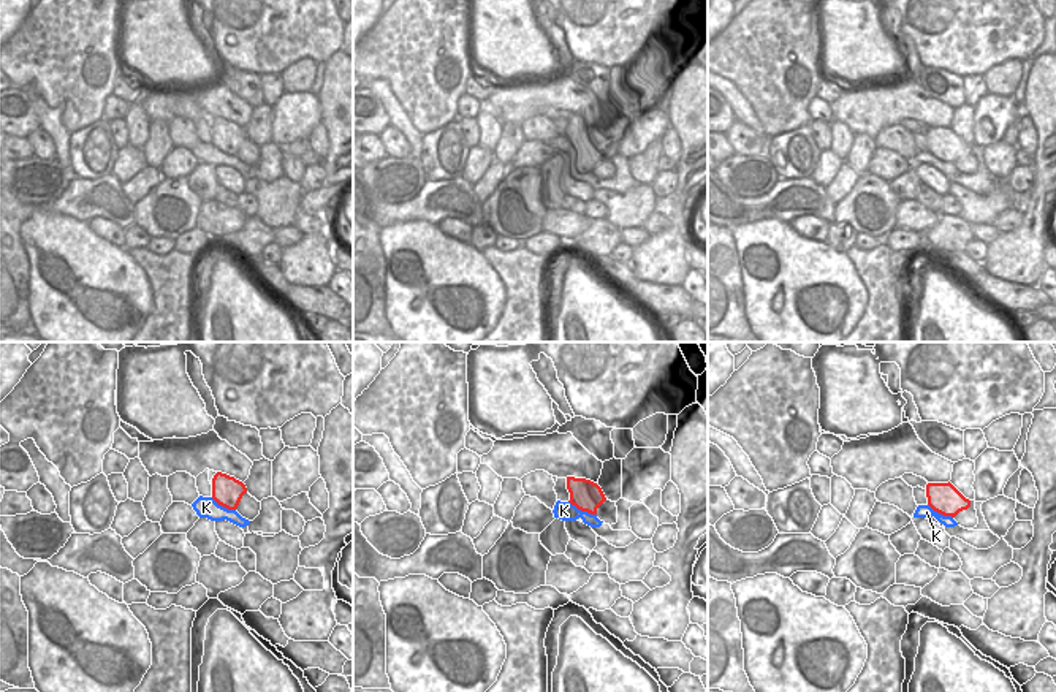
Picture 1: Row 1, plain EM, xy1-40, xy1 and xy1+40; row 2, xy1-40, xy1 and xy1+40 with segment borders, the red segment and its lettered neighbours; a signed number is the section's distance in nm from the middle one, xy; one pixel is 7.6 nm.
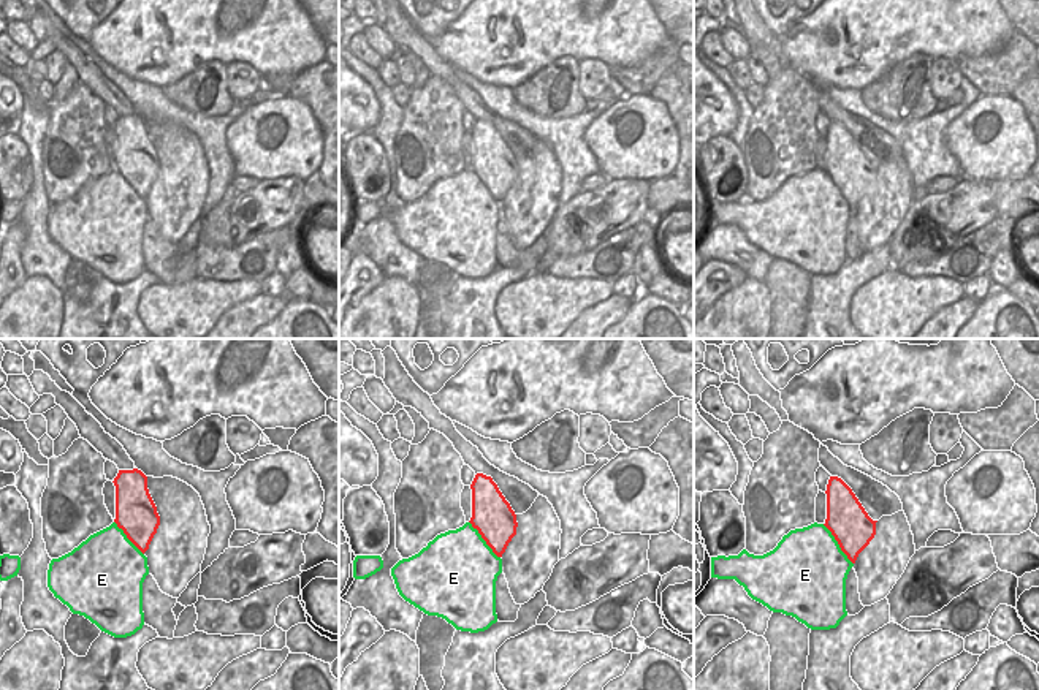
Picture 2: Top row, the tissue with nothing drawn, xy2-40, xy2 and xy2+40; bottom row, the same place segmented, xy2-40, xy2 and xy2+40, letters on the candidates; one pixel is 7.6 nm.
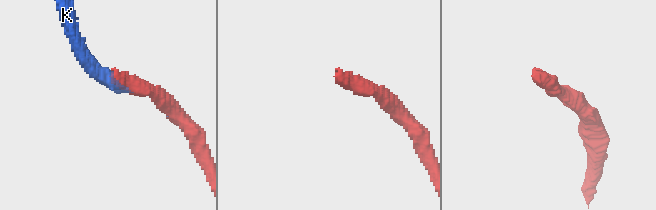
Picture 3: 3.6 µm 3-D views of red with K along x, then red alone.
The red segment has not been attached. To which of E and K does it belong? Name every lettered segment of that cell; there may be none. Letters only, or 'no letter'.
K

